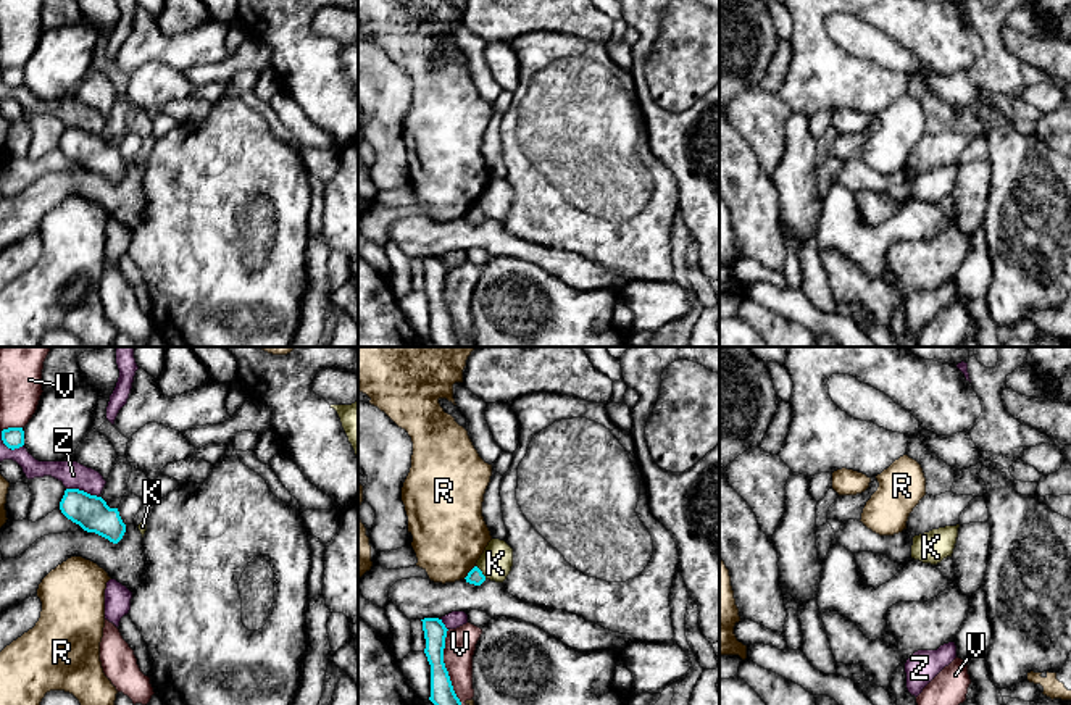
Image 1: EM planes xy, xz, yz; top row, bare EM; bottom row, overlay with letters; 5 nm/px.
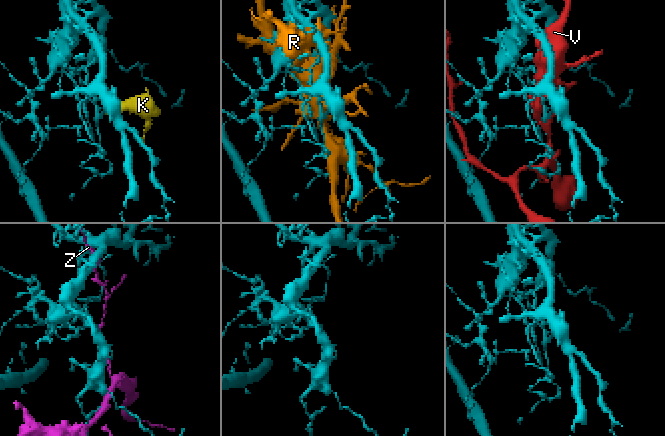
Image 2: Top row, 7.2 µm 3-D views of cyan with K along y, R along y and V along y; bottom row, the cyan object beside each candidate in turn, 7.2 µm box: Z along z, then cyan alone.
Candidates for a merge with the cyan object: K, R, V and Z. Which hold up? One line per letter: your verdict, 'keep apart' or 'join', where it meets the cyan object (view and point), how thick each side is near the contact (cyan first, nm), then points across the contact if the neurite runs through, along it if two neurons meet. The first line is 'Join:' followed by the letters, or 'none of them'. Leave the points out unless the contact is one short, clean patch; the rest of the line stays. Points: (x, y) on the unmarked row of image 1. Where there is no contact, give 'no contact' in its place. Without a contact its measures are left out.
Join: none of them
K: keep apart; contact xz (481, 210); calibres 80 and 160 nm; border xz (476, 204), (486, 216)
R: keep apart; contact xz (470, 210); calibres 80 and 360 nm
V: keep apart; contact xz (445, 307); calibres 130 and 160 nm
Z: keep apart; contact xy (83, 129); calibres 170 and 140 nm

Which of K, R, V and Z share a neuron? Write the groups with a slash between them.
K / R / V / Z

